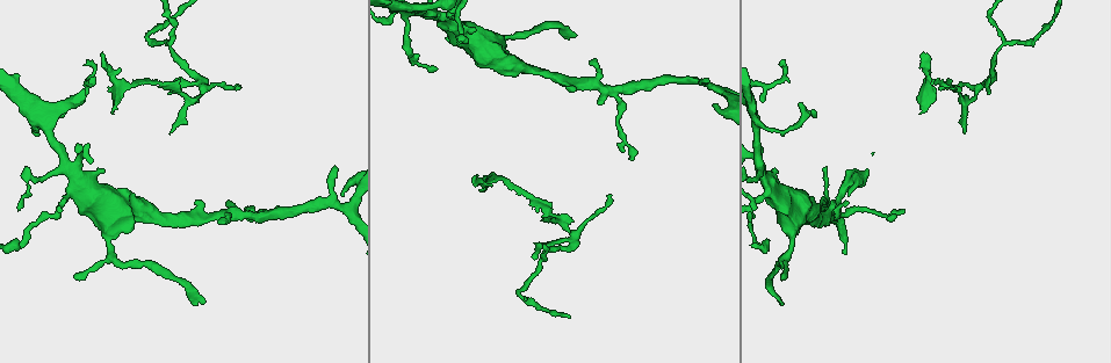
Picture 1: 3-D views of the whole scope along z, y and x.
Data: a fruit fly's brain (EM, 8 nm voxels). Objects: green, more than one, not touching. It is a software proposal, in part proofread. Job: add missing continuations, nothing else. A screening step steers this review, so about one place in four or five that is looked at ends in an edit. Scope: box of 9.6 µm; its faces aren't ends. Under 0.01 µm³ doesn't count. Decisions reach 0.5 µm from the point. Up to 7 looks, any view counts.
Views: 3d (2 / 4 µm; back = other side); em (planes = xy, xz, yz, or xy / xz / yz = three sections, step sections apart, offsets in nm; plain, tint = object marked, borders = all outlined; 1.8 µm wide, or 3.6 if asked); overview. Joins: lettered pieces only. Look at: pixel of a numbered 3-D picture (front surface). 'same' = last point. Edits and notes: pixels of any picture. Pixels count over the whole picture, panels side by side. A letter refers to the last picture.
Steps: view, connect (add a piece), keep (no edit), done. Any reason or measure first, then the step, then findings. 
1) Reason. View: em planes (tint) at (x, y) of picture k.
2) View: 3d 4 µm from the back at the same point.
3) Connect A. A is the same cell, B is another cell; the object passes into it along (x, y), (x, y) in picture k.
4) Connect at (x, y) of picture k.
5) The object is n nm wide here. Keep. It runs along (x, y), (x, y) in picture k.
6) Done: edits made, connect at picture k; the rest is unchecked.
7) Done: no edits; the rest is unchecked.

Sharp bend. View: 3d 2 µm at (576, 243) of picture 1.

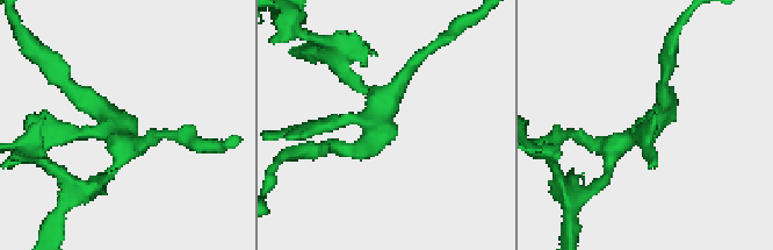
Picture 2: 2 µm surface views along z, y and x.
View: em planes (tint) at (381, 125) of picture 2.

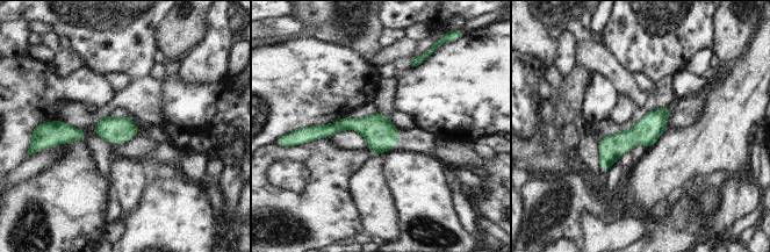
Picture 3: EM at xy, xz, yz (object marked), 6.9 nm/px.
What lies round it. View: em planes (borders) at the same point.

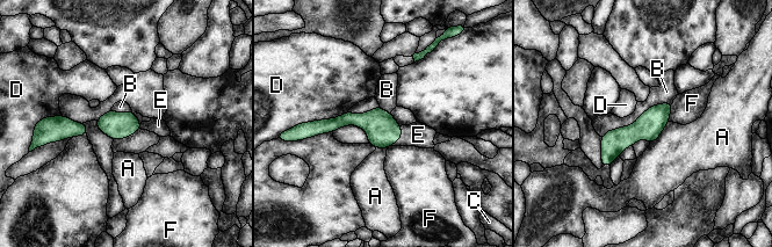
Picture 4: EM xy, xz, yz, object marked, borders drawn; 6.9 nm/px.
The longest contact is with B, 550 nm. Connect E. E is the same cell, A, B, C, D and F are other cells; it goes on there.

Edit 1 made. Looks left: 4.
View: em yz step 8 (tint) at (964, 133) of picture 1.

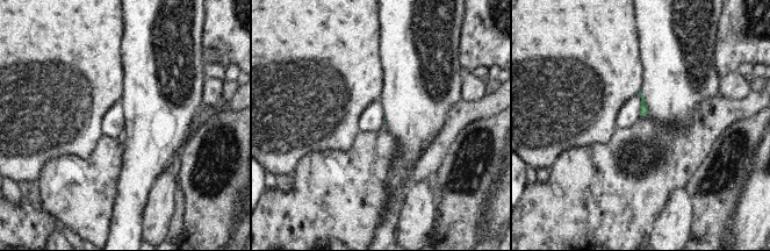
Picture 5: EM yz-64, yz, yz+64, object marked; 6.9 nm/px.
Cut it another way. View: em planes (borders) at the same point.

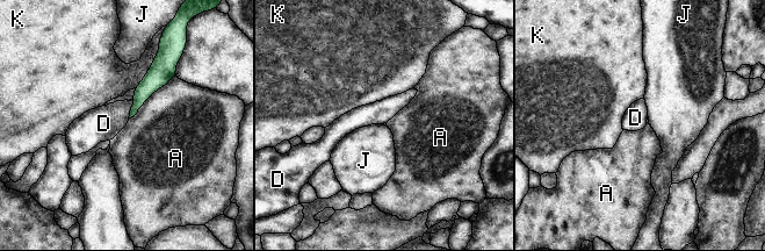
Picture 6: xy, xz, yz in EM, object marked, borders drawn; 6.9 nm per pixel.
Keep. A, D, J and K are other cells; a border runs along (134, 99), (128, 117) in picture 6; none of them fits.

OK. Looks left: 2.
An open end. View: em yz step 8 (borders) at (219, 224) of picture 1.

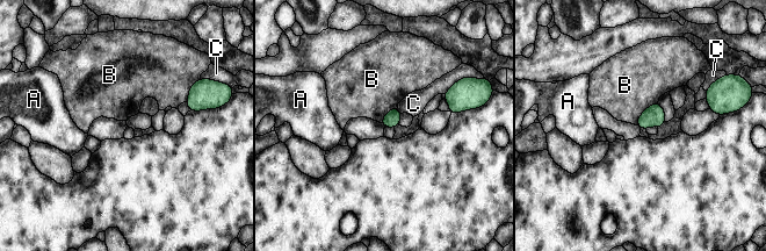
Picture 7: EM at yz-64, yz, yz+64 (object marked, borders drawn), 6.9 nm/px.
Keep. A, B and C are other cells; a border runs along (657, 101), (640, 115), (636, 124) in picture 7; no lettered piece goes on from it.

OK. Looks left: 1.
Done: edits made, connect at picture 4; the rest is unchecked.

